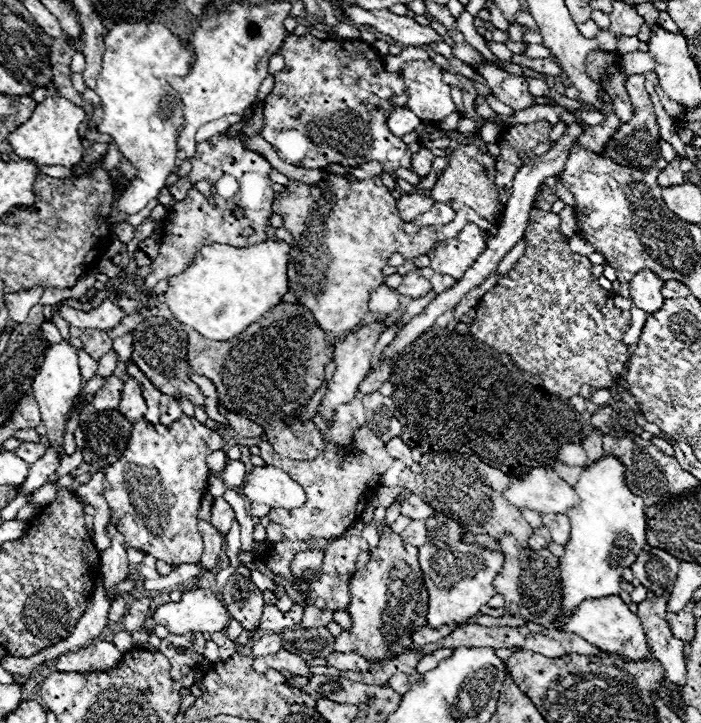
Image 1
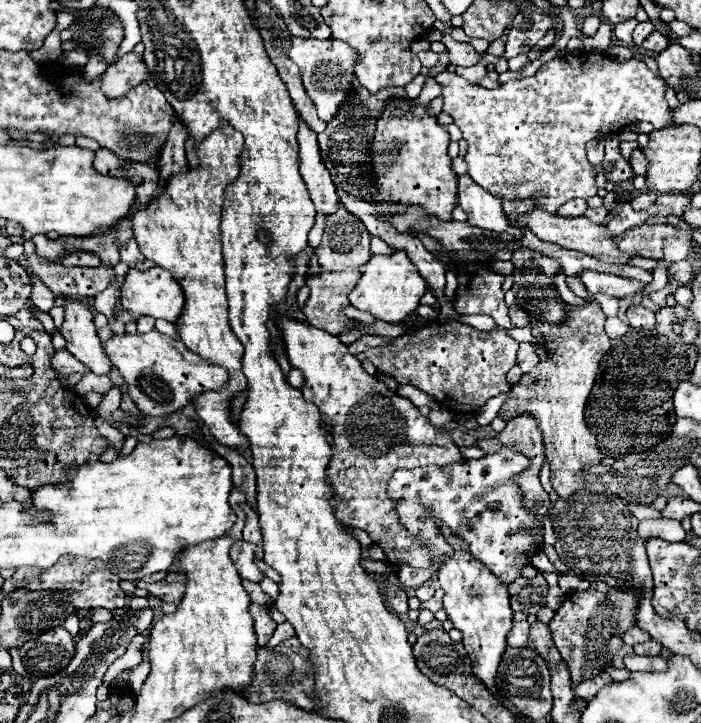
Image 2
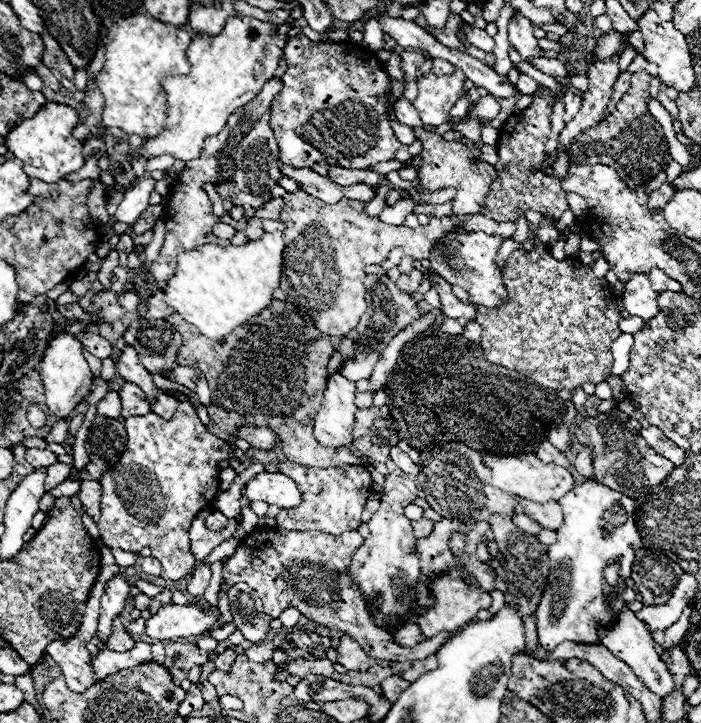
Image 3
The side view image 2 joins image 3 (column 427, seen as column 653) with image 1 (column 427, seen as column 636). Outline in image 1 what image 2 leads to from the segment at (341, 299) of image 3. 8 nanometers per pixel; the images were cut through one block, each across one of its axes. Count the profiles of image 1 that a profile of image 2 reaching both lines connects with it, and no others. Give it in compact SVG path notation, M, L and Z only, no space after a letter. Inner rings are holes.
M324 172L324 182L316 188L290 182L284 192L276 194L272 210L284 218L284 228L294 238L288 268L296 276L288 276L290 292L296 296L298 304L312 310L324 332L334 334L350 332L362 324L368 314L370 290L384 282L382 268L390 254L400 252L405 259L428 254L434 244L458 236L468 222L476 222L488 238L498 234L496 224L480 218L470 208L456 212L454 220L448 224L426 226L416 234L408 234L398 216L396 200L378 176L362 182L346 182L338 174Z

